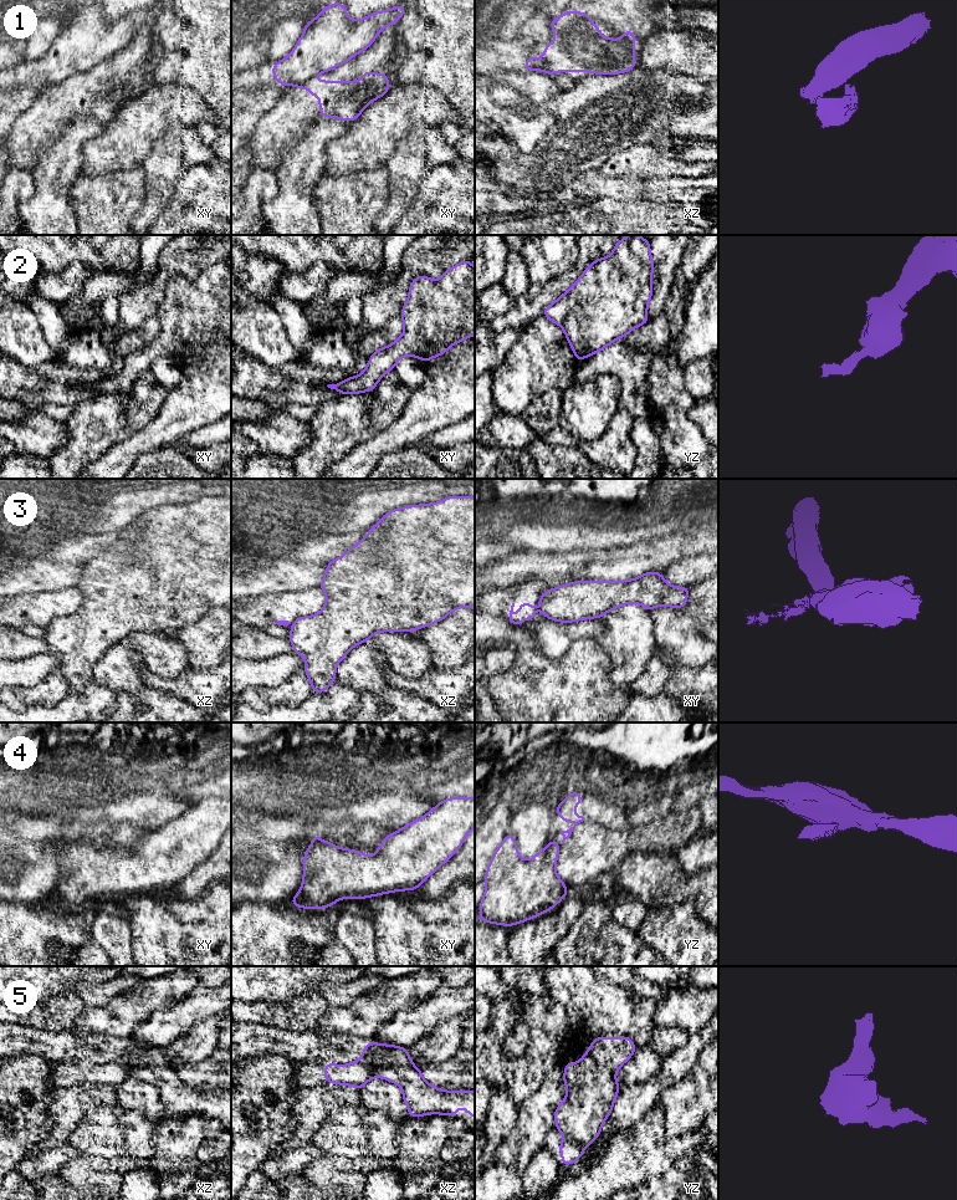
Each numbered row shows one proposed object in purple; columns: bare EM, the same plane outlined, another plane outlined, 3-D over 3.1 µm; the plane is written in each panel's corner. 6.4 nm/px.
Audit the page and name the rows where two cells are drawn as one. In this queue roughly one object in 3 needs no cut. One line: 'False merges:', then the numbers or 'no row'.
False merges: 1, 3, 4, 5

